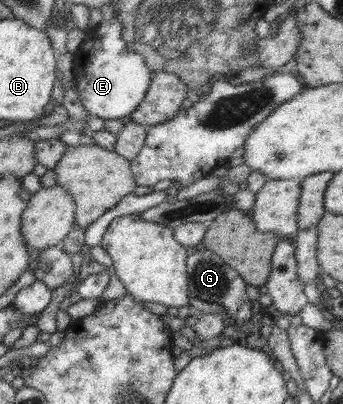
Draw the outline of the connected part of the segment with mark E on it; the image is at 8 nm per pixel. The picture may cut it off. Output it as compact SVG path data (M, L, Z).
M117 16L101 21L85 31L85 39L73 55L72 72L77 93L88 117L99 116L104 120L113 120L130 116L143 102L153 82L153 70L149 69L143 57L129 51L128 43L123 39L123 30L123 23Z

